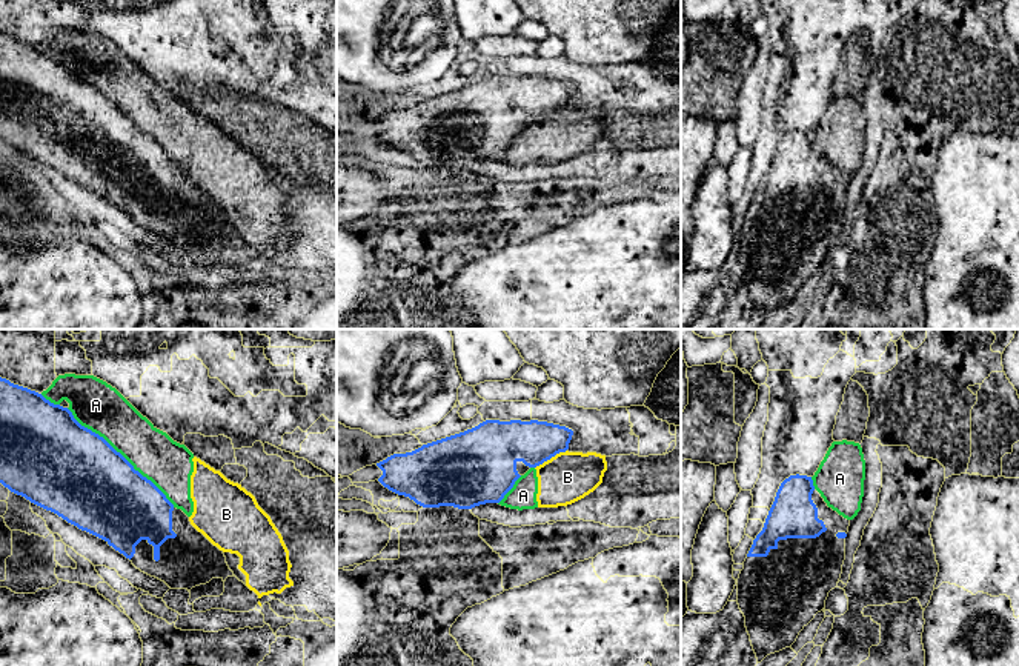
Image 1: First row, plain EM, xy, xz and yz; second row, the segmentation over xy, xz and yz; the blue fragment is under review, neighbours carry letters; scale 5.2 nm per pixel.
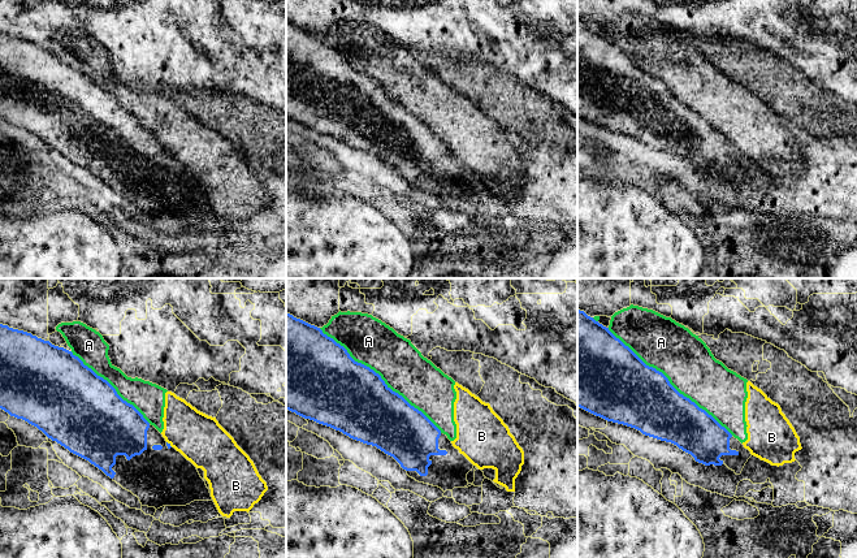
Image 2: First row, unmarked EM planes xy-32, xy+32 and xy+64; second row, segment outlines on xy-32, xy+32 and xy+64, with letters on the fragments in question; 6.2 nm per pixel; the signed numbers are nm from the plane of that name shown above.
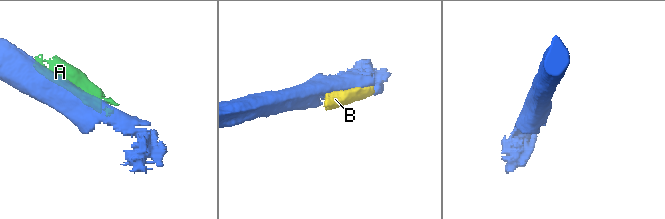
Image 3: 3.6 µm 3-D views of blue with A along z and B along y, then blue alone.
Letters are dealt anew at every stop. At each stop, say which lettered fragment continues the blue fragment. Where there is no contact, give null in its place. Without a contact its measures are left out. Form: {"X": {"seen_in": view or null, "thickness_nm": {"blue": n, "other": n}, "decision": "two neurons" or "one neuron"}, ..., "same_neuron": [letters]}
{"A": {"seen_in": "xy", "thickness_nm": {"blue": 460, "other": 240}, "decision": "two neurons"}, "B": {"seen_in": "xz", "thickness_nm": {"blue": 220, "other": 260}, "decision": "two neurons"}, "same_neuron": []}

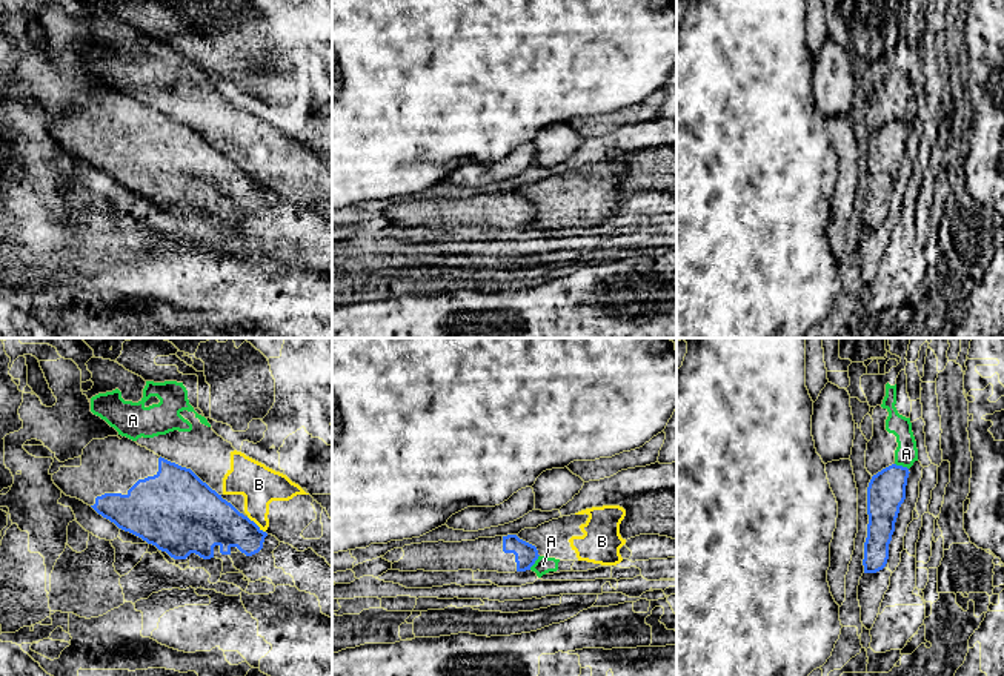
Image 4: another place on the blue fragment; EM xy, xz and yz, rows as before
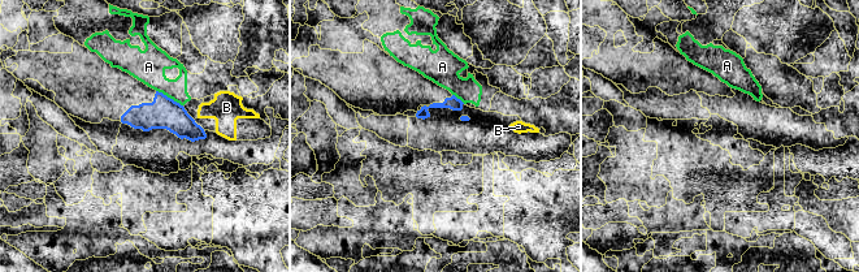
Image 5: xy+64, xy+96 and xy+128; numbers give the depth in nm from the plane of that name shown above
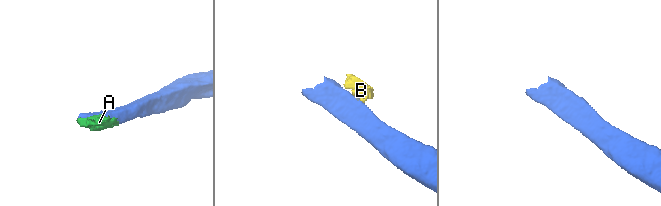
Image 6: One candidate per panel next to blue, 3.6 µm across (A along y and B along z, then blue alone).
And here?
{"A": {"seen_in": "xz", "thickness_nm": {"blue": 120, "other": 90}, "decision": "two neurons"}, "B": {"seen_in": "xy", "thickness_nm": {"blue": 280, "other": 200}, "decision": "two neurons"}, "same_neuron": []}

